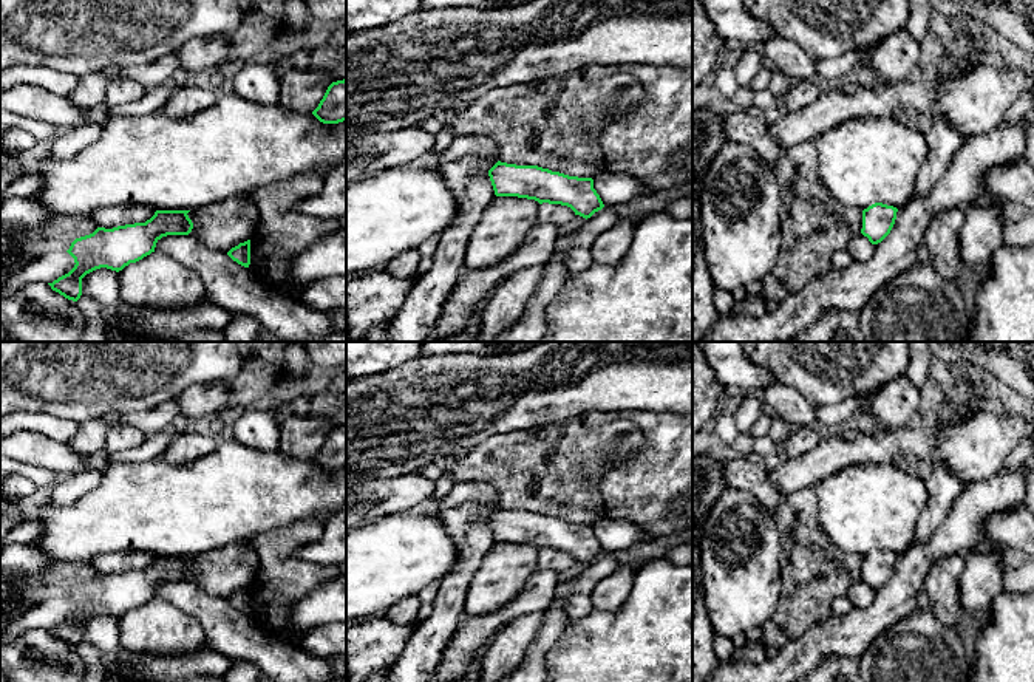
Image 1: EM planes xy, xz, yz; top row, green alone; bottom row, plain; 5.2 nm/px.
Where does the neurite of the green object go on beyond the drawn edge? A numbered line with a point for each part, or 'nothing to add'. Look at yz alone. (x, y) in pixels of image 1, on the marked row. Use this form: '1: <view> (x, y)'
nothing to add

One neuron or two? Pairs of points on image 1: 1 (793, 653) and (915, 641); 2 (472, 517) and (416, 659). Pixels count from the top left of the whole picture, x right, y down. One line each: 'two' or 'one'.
1: two
2: one

